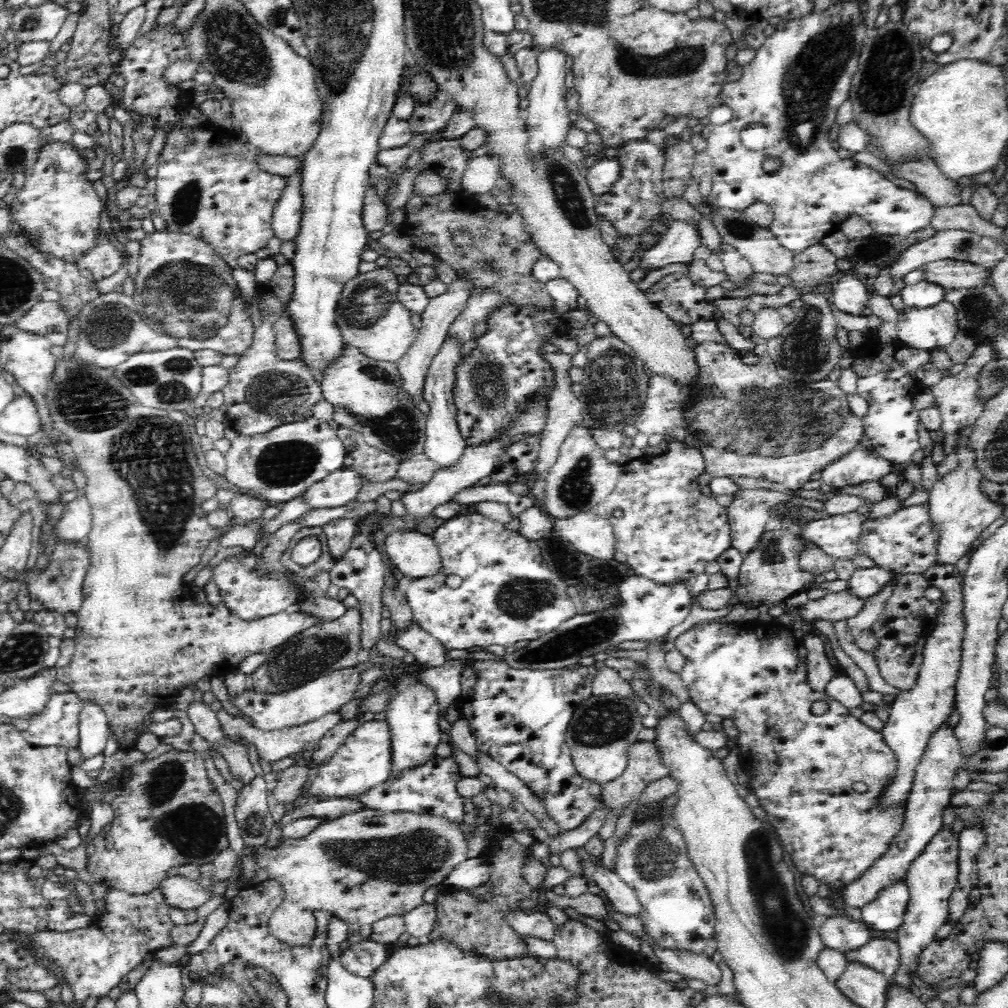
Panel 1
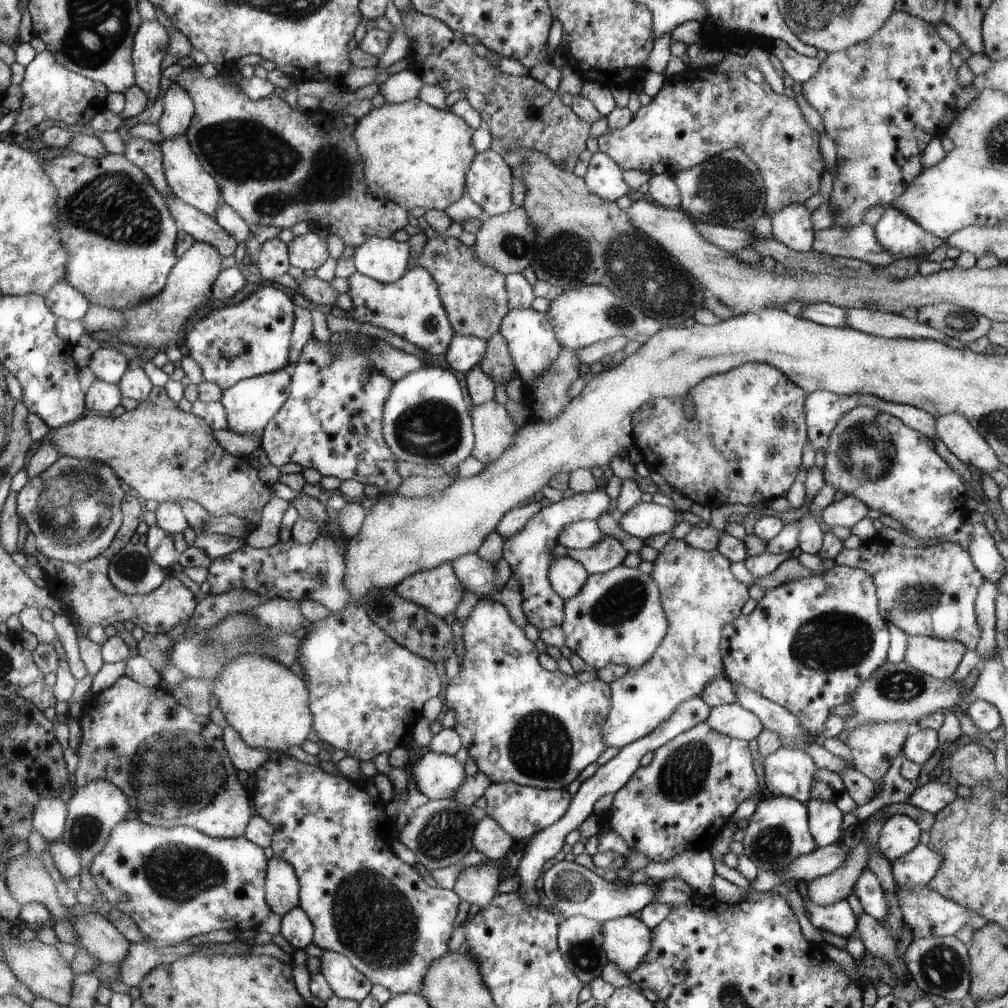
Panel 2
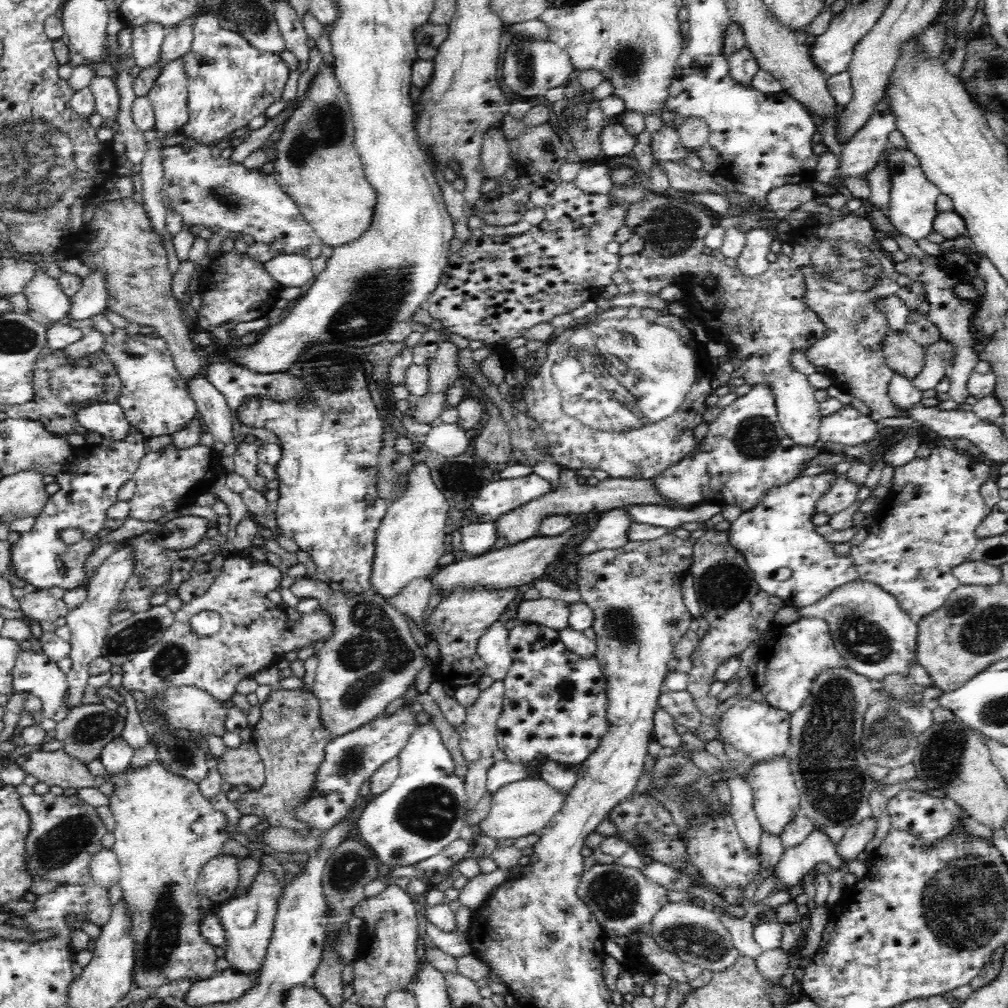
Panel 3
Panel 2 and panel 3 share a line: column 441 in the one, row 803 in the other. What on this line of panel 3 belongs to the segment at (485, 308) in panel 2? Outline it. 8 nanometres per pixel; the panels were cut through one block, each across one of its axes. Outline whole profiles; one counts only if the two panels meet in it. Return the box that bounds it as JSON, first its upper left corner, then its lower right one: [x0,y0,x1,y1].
[233,689,329,836]

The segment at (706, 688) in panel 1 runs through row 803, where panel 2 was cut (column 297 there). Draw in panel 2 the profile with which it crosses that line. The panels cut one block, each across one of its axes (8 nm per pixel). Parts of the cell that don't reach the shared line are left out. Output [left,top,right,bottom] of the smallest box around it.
[254,754,460,995]

